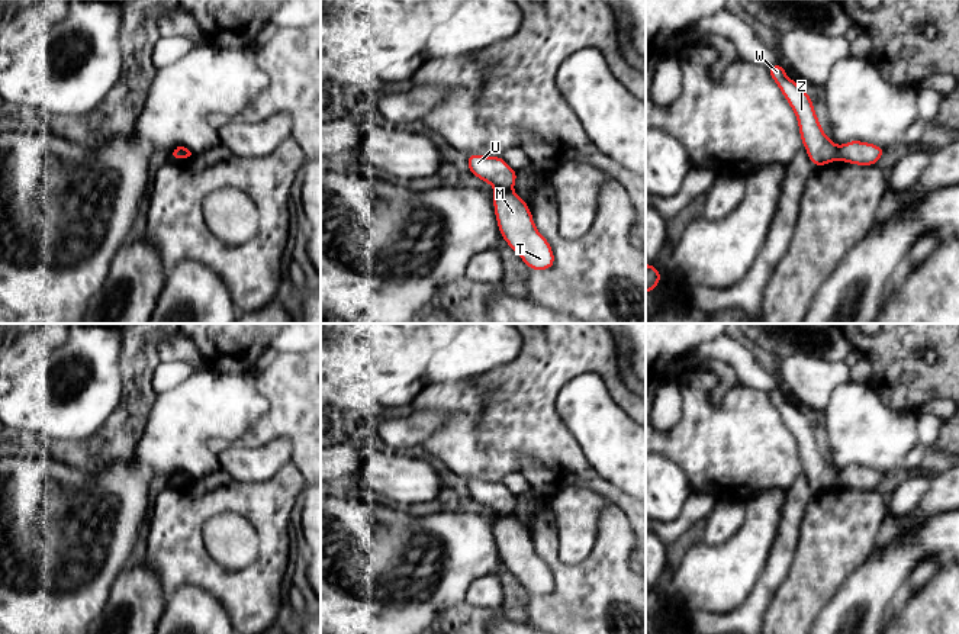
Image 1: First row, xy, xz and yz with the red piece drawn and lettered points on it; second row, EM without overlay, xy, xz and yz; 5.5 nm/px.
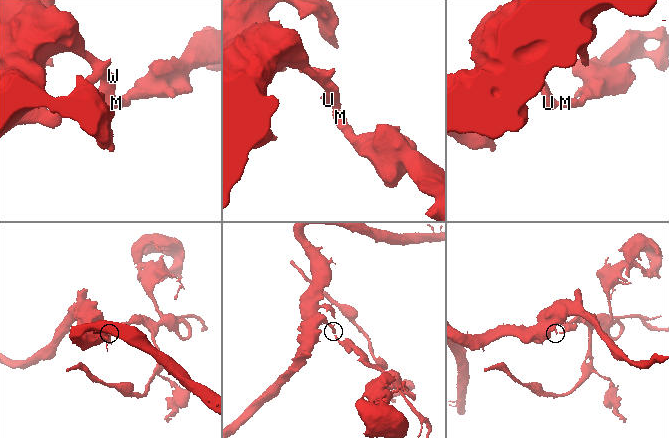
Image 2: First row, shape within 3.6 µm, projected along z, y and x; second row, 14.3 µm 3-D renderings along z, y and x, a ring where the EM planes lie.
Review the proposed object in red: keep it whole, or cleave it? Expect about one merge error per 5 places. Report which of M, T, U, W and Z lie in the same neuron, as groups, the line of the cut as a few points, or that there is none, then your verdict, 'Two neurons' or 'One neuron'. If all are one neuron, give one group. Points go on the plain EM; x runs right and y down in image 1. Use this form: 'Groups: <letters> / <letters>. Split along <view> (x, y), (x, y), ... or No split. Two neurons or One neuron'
Groups: M T / U W Z. Split along xz (509, 514), (495, 517). Two neurons

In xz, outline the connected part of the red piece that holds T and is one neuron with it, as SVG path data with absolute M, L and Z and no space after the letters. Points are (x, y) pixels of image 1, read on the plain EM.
M512 515L495 516L493 532L506 569L530 595L548 595L556 583L548 566L537 556L528 530Z

